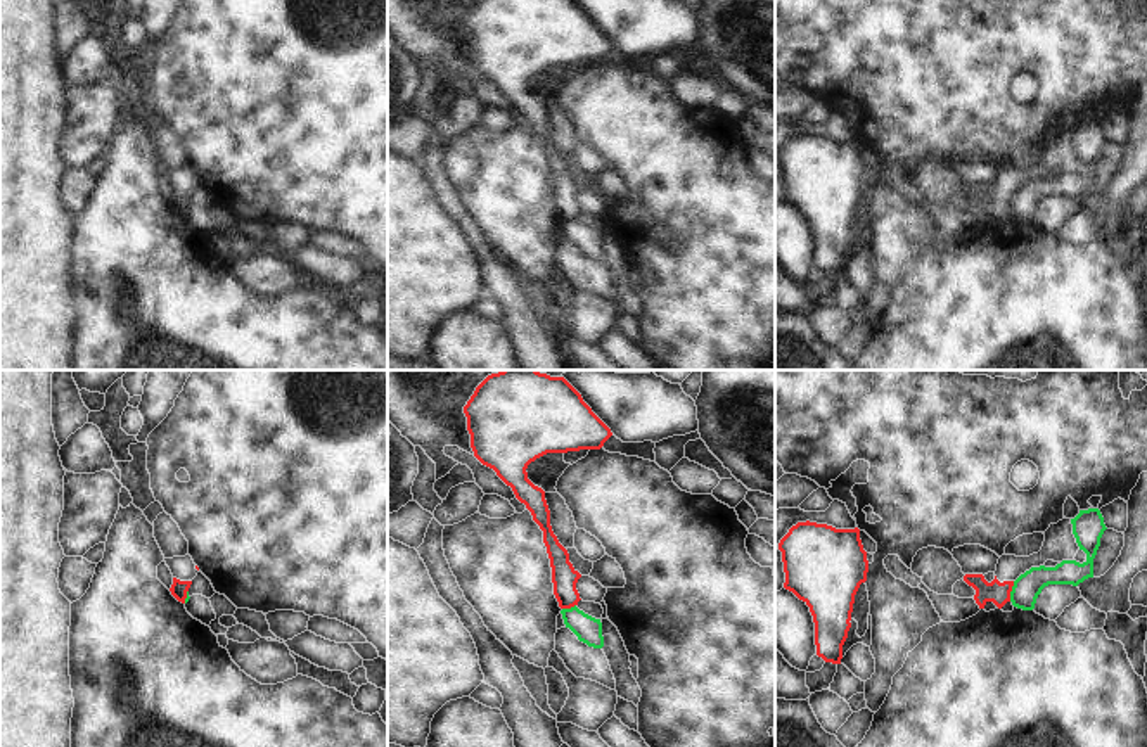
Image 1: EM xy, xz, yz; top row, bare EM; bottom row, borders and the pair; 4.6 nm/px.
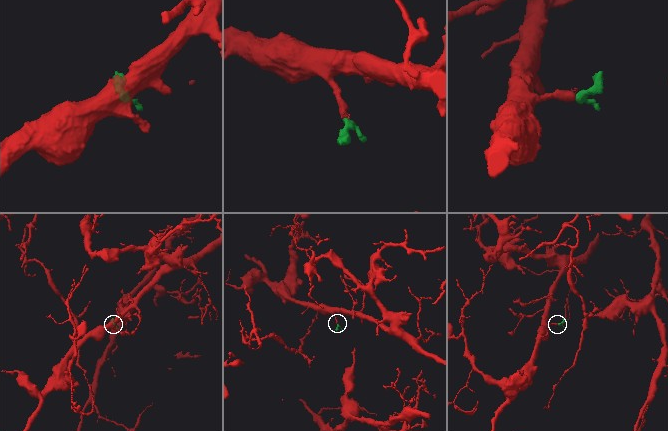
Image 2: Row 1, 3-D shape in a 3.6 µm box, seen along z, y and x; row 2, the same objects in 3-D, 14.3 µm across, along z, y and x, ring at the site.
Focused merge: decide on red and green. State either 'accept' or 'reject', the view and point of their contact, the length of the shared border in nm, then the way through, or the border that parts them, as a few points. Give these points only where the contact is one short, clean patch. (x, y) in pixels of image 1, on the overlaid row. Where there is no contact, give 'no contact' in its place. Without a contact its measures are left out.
reject; contact yz (1009, 592); length 100 nm; border yz (1014, 581), (1009, 600)

